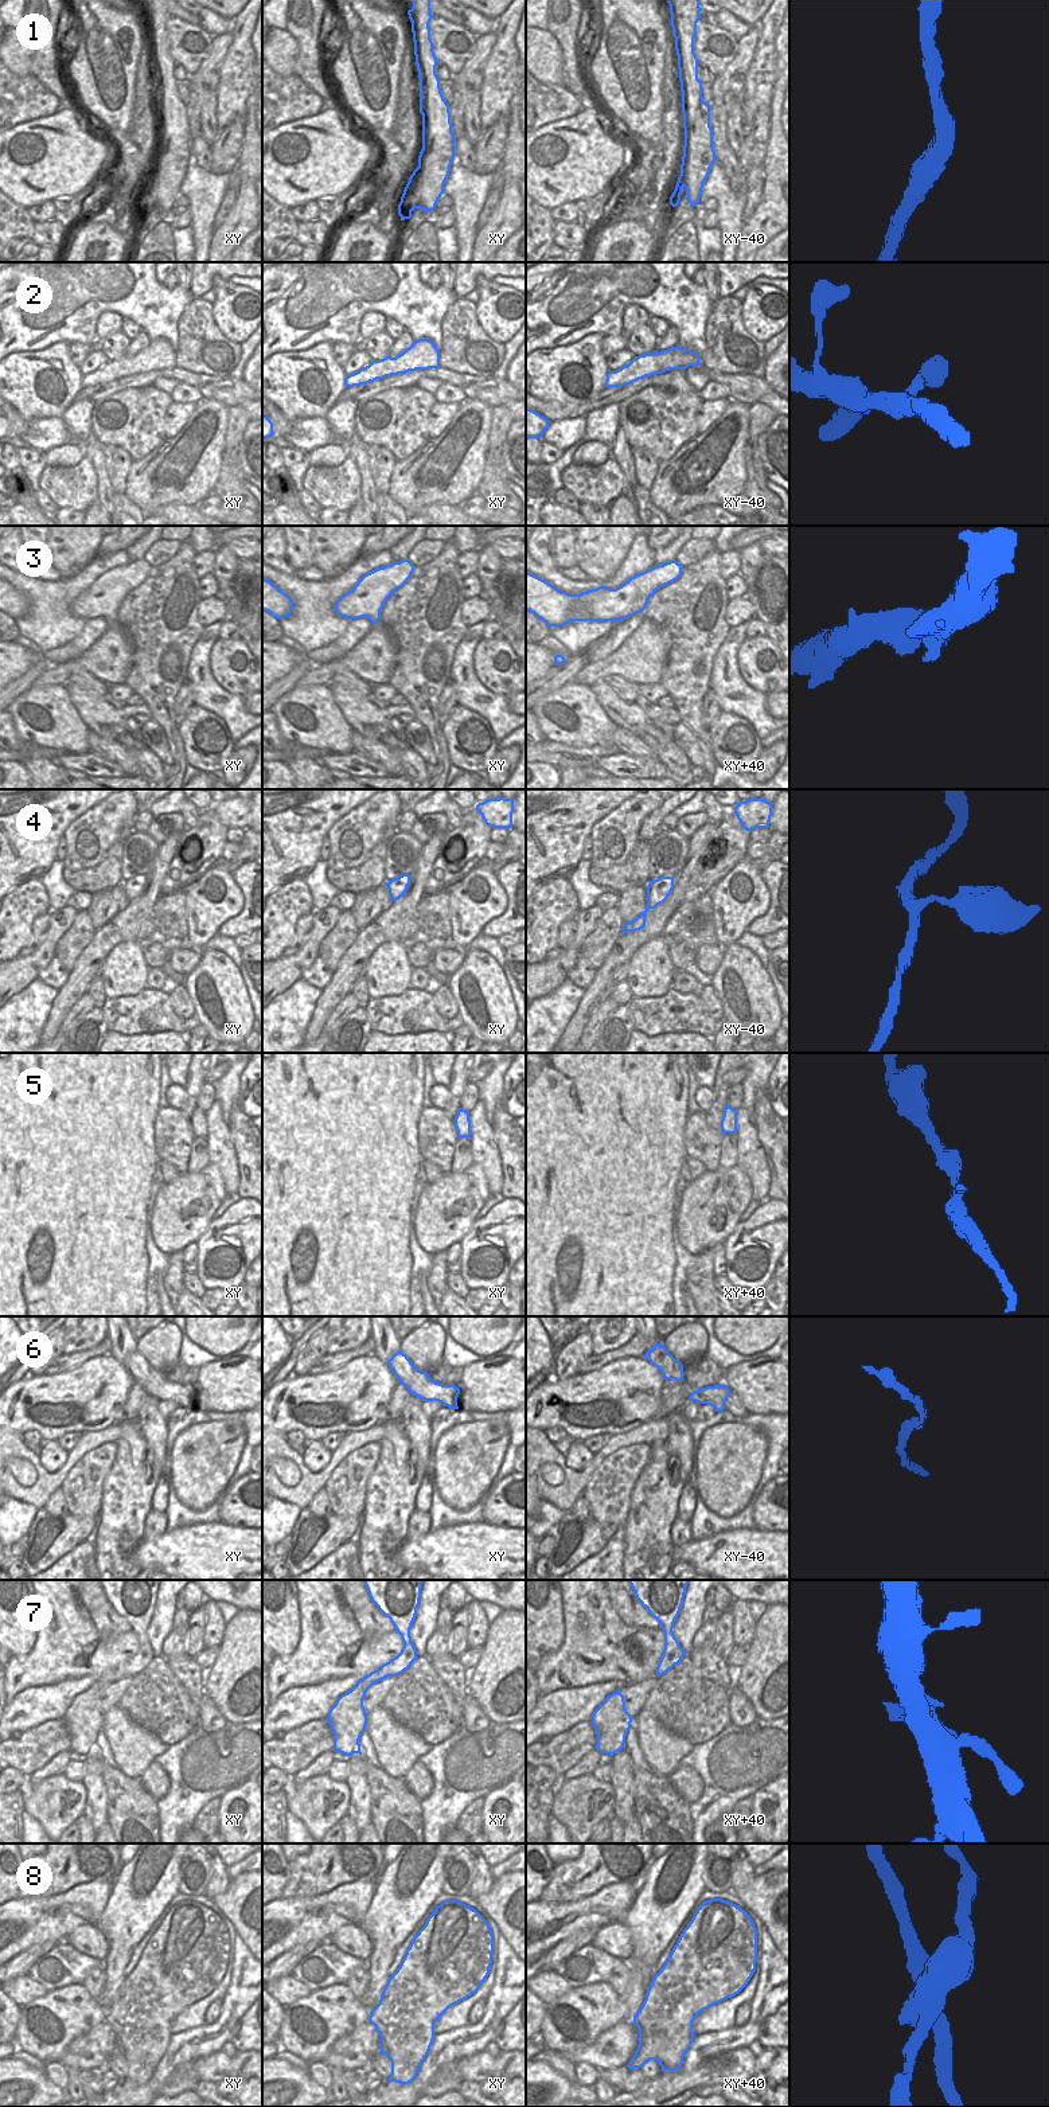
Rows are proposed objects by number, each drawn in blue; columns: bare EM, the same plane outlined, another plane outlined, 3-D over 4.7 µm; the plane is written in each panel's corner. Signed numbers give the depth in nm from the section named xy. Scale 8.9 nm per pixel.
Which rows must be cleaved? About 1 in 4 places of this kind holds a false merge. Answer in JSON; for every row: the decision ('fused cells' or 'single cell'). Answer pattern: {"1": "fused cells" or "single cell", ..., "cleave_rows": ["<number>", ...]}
{"1": "single cell", "2": "single cell", "3": "single cell", "4": "single cell", "5": "single cell", "6": "single cell", "7": "single cell", "8": "fused cells", "cleave_rows": ["8"]}

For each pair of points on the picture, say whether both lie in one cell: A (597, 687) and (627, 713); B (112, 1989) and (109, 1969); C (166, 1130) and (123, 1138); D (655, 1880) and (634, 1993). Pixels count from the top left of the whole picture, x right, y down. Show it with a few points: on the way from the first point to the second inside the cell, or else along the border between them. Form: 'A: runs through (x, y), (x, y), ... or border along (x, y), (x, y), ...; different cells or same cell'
A: runs through (604, 694), (620, 710); same cell
B: runs through (112, 1983), (112, 1974); same cell
C: border along (160, 1108), (153, 1123), (153, 1144), (159, 1159); different cells
D: runs through (652, 1908), (652, 1928), (642, 1965); same cell

